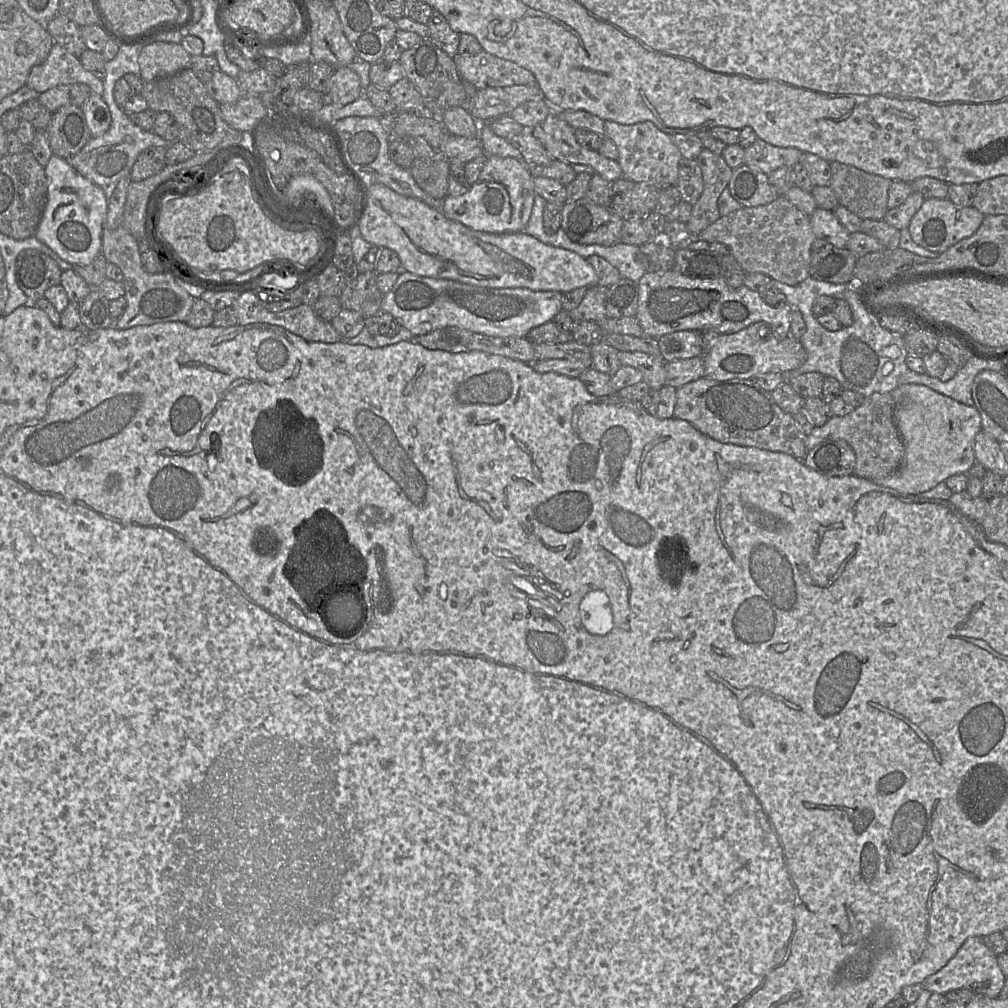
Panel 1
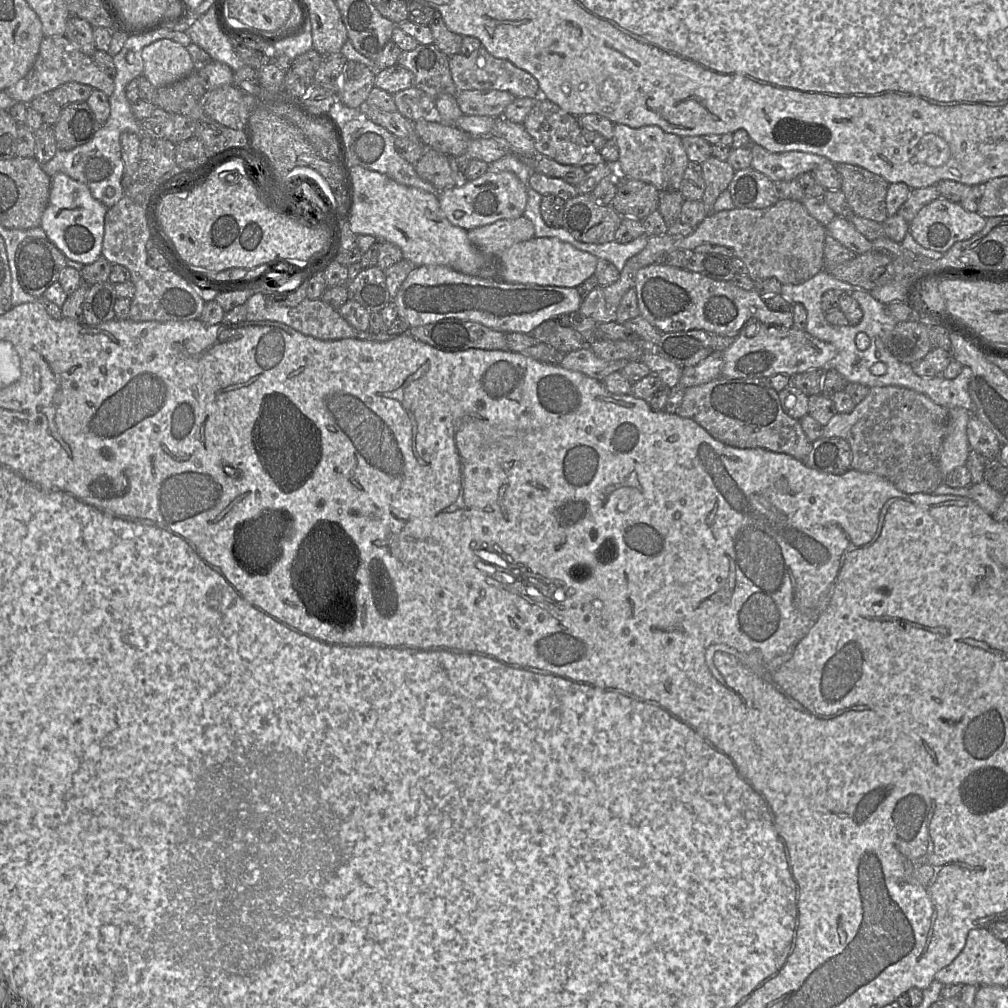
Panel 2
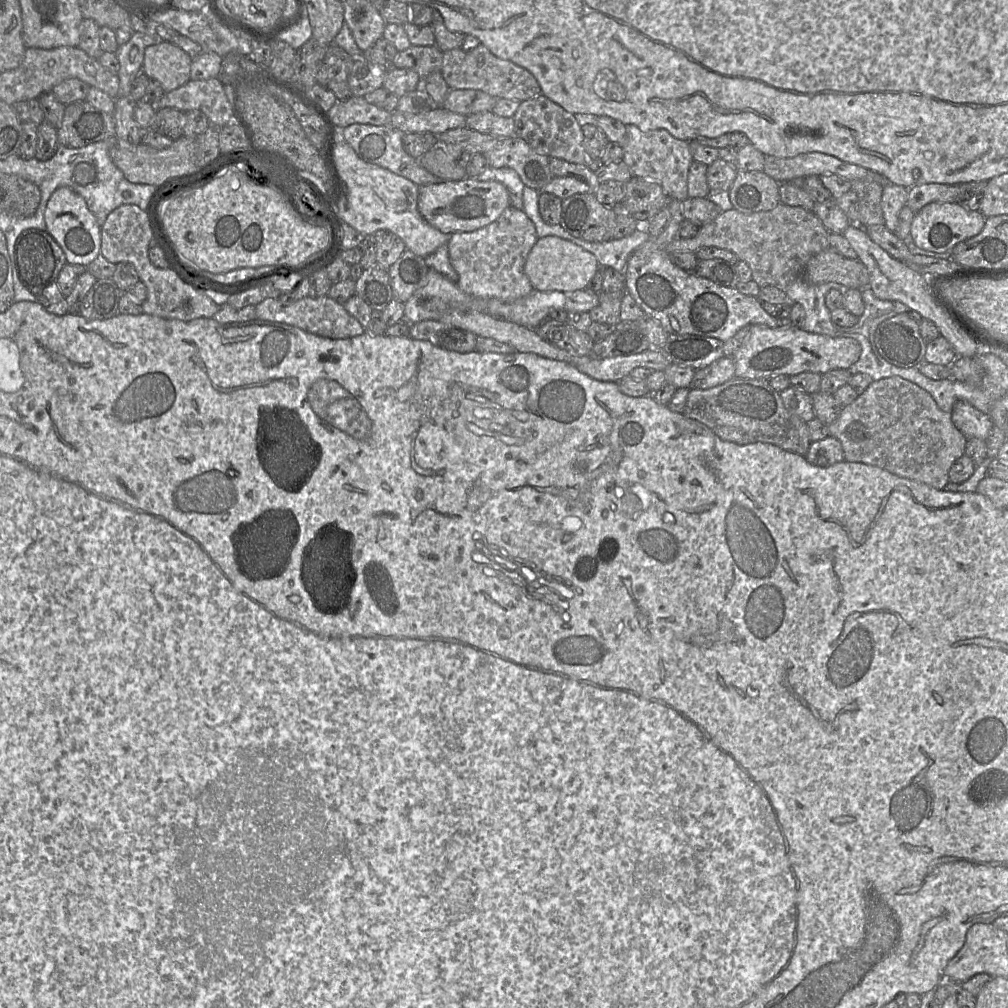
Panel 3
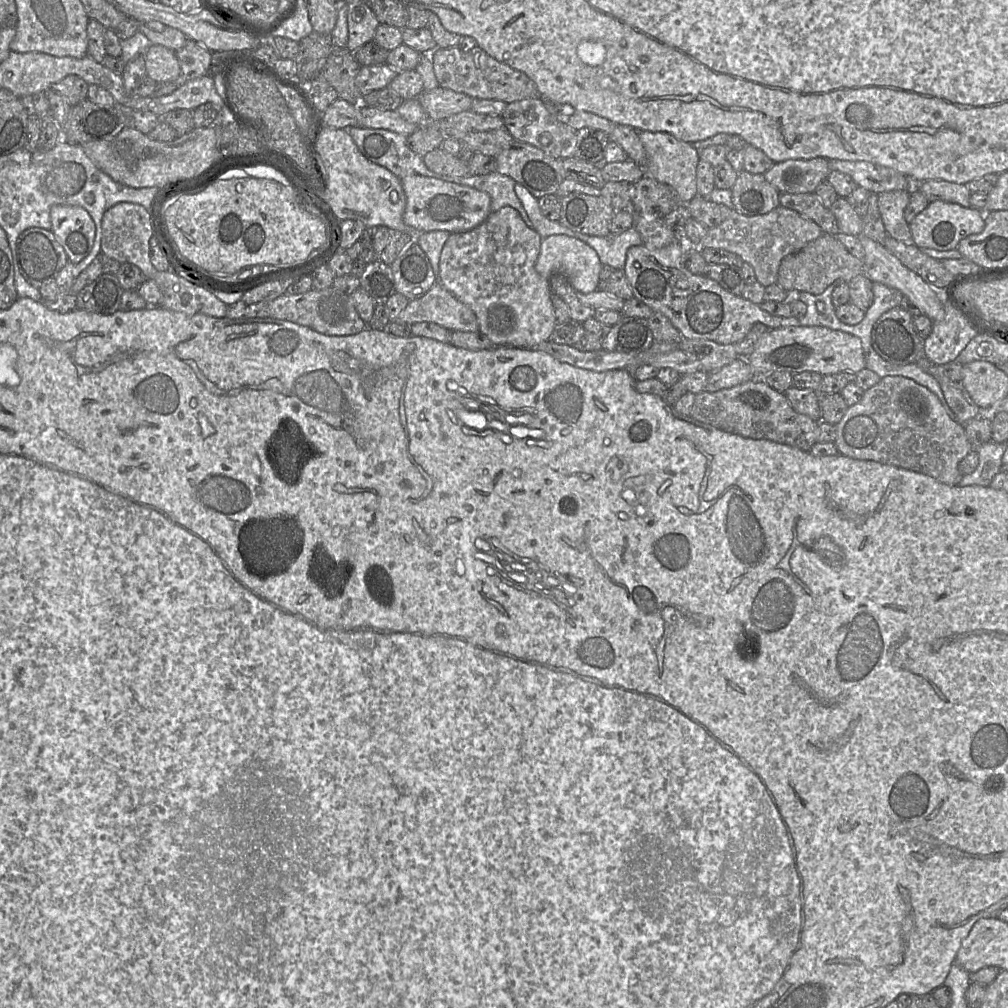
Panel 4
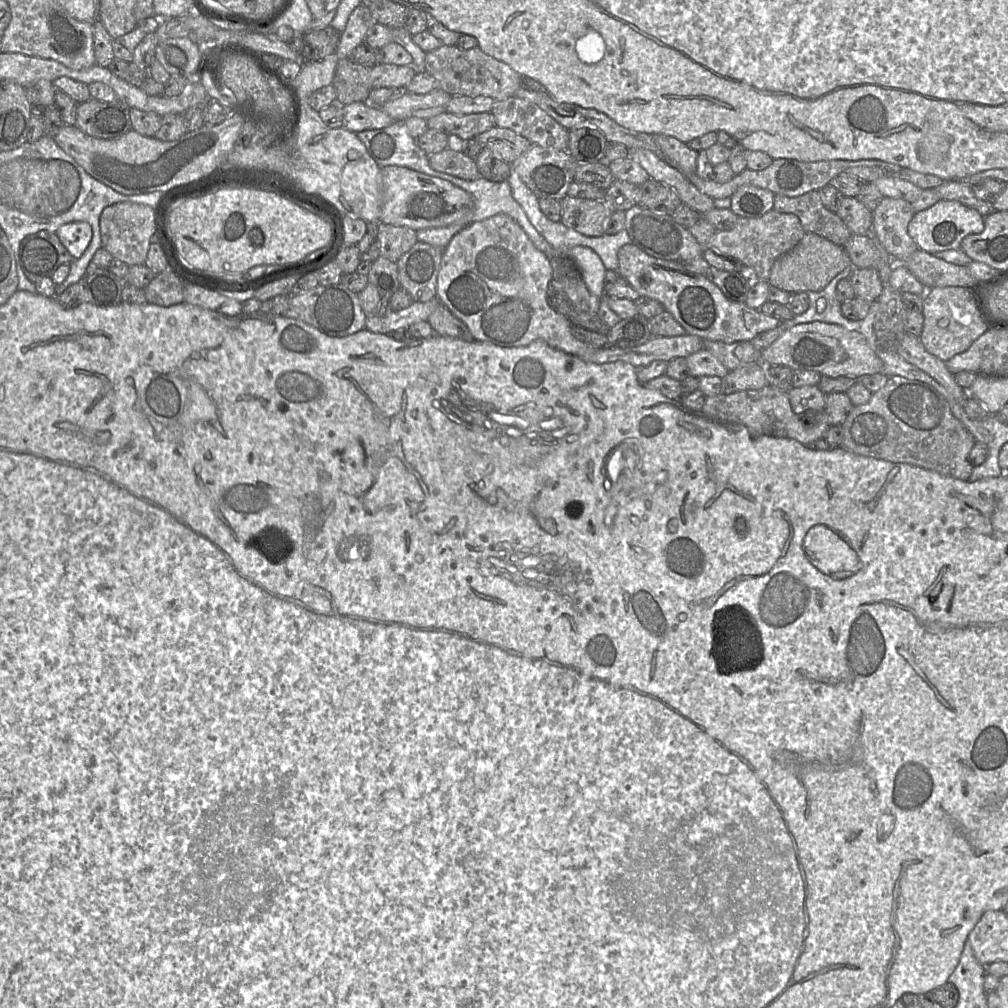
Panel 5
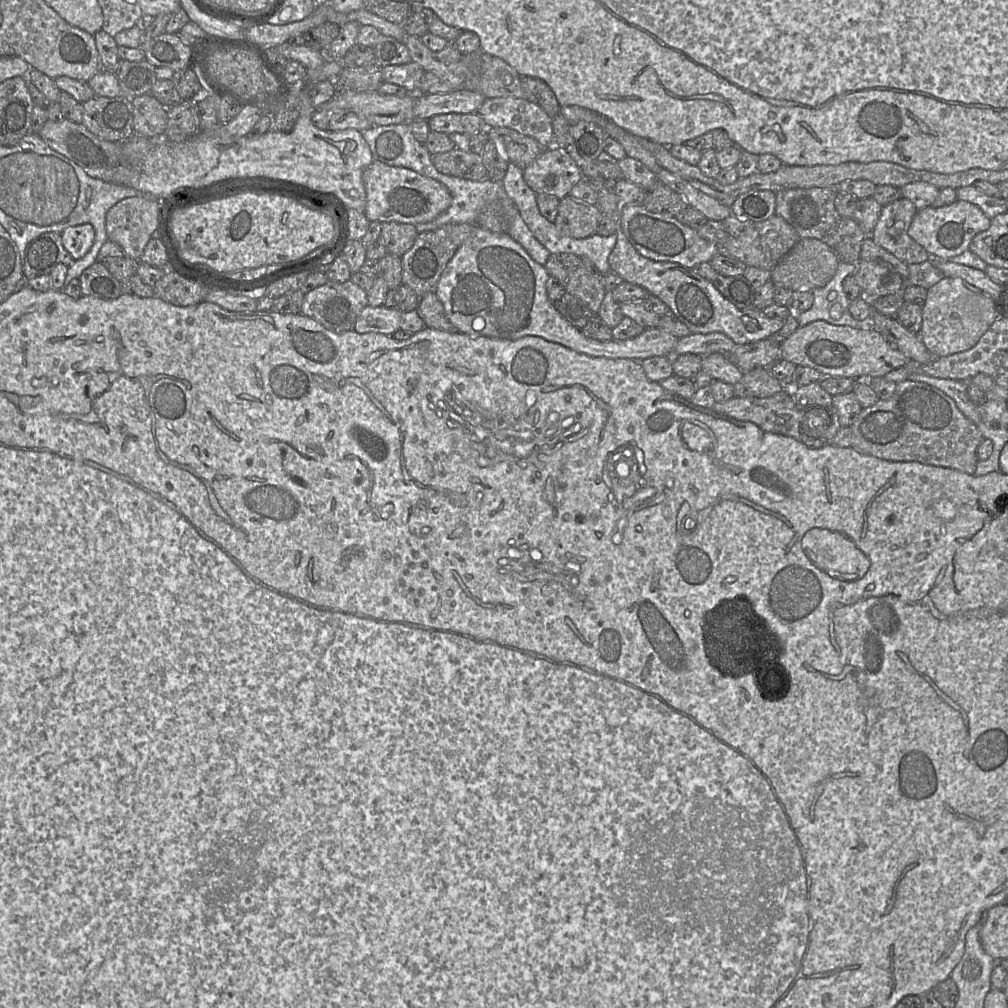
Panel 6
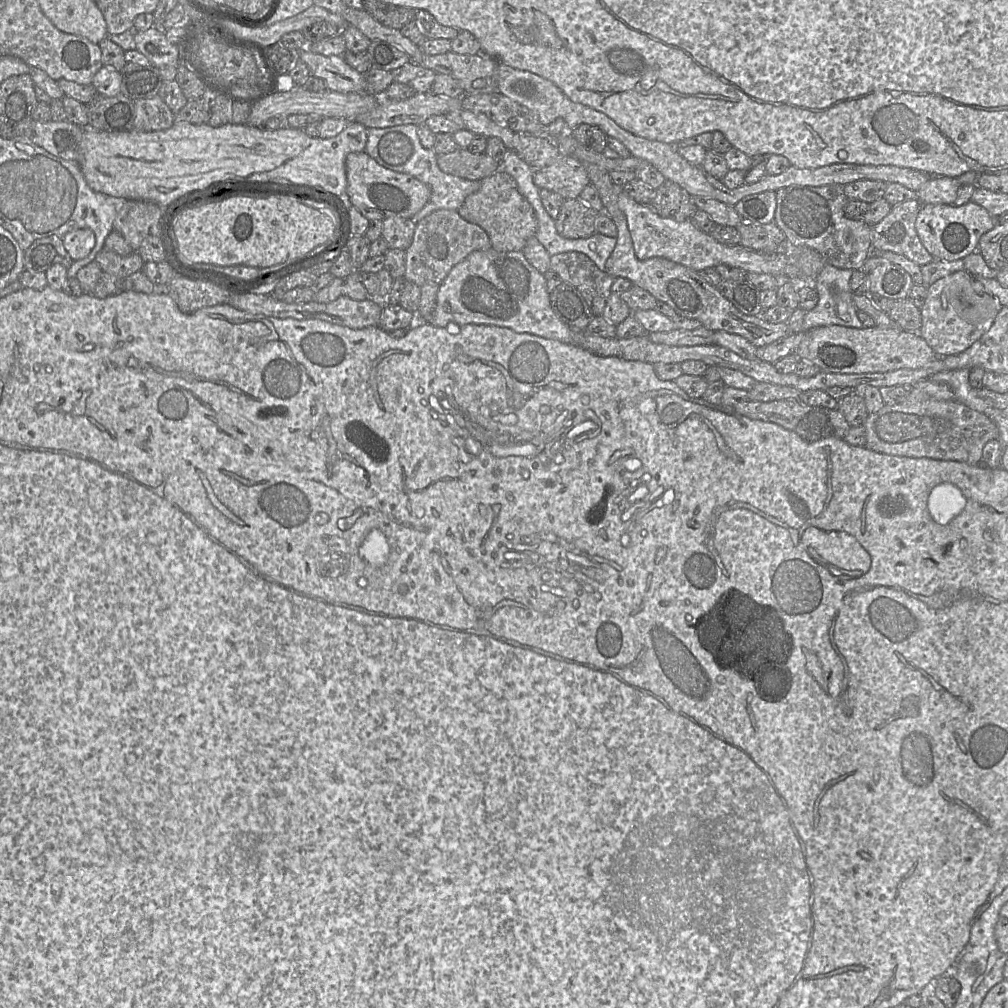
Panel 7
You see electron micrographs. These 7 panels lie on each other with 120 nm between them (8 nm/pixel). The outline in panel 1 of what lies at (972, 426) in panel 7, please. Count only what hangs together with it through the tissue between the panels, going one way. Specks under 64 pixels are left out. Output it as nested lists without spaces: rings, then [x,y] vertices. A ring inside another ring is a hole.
[[[874,392],[863,403],[844,416],[833,415],[823,426],[813,428],[806,441],[807,453],[820,442],[844,440],[854,450],[856,476],[872,480],[892,474],[904,457],[904,444],[894,422],[894,400],[890,393]]]

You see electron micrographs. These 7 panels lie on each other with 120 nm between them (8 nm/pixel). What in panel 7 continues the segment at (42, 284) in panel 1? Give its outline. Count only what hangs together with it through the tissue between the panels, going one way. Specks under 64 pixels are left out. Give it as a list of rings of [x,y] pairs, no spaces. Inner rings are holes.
[[[59,236],[36,240],[24,251],[24,268],[30,272],[46,272],[54,264],[62,264],[68,269],[72,263]]]

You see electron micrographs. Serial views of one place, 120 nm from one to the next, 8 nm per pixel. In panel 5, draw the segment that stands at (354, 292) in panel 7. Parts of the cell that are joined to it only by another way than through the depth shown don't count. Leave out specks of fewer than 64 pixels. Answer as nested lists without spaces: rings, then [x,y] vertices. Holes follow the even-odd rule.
[[[340,283],[336,285],[319,284],[306,292],[291,294],[289,307],[283,316],[301,320],[333,337],[356,334],[365,329],[366,322],[366,314],[363,311],[358,294]]]

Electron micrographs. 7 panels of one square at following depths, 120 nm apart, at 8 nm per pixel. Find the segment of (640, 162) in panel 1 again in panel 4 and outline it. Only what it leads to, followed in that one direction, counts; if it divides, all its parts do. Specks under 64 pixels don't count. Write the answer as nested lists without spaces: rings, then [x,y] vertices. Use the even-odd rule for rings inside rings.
[[[637,130],[638,136],[646,151],[646,176],[650,176],[669,186],[675,193],[679,204],[687,204],[697,194],[696,169],[700,160],[699,151],[687,142],[678,140],[667,132]]]

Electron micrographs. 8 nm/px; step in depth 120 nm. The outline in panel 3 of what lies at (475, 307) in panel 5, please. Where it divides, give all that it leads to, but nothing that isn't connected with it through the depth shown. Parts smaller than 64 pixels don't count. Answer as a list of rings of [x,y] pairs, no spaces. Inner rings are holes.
[[[507,207],[492,223],[471,232],[455,232],[448,244],[449,259],[458,274],[457,286],[465,293],[480,298],[514,301],[534,289],[524,273],[526,259],[538,240],[534,223],[524,211]]]

